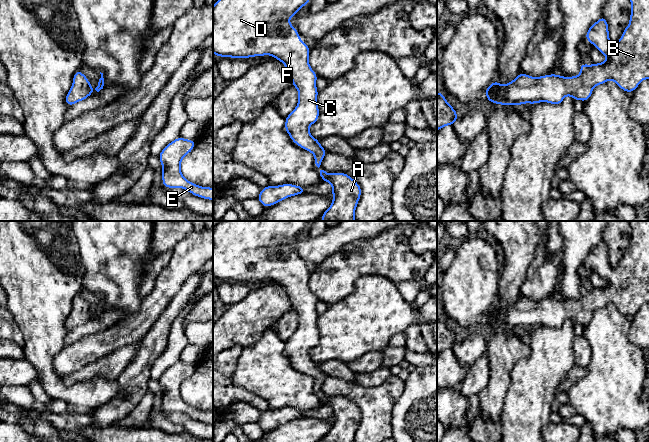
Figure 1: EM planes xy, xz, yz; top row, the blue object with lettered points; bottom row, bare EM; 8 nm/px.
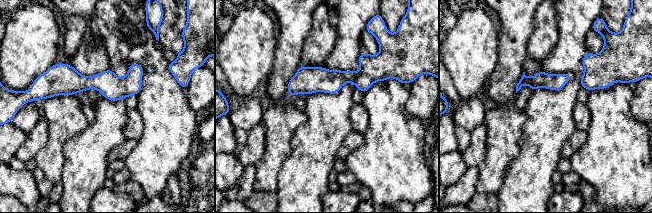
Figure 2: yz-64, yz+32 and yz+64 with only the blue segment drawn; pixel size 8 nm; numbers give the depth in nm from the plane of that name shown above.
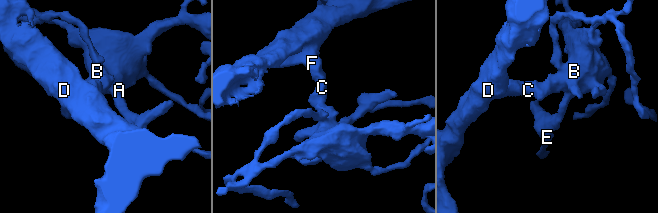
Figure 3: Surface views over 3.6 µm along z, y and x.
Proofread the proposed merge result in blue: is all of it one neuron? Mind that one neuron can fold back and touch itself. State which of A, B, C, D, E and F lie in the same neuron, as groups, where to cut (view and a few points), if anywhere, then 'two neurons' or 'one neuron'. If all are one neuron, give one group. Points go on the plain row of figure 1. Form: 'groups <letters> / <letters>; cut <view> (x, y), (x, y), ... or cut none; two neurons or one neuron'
groups A B C D E F; cut none; one neuron

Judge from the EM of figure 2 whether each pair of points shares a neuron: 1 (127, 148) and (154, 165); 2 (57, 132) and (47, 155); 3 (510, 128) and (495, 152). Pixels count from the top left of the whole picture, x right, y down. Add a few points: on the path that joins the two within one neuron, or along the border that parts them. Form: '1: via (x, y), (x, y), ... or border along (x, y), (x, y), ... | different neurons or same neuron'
1: border along (137, 141), (134, 148), (123, 159) | different neurons
2: via (57, 138), (53, 149) | same neuron
3: via (504, 134), (501, 146) | same neuron

